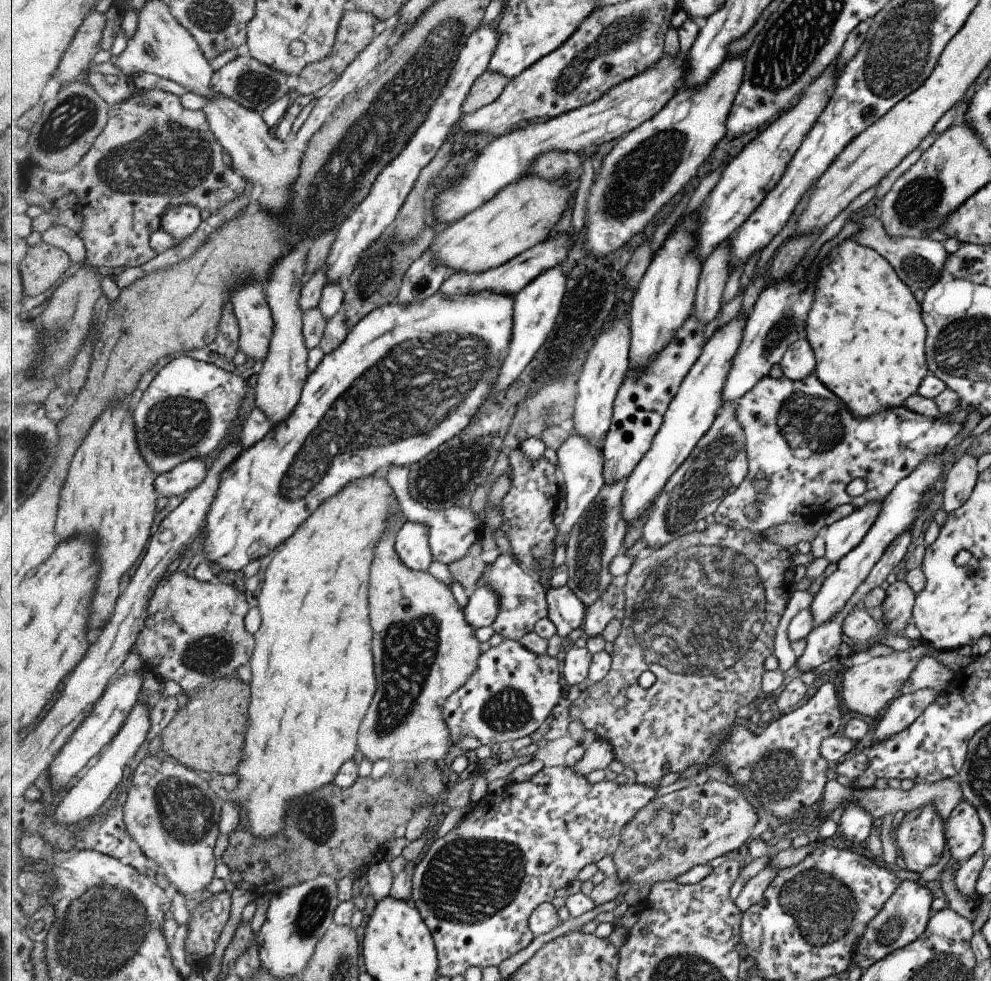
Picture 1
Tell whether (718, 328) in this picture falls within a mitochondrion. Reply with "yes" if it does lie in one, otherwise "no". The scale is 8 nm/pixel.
no

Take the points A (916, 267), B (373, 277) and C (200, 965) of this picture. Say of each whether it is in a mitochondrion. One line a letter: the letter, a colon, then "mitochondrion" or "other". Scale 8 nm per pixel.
A: mitochondrion
B: mitochondrion
C: other

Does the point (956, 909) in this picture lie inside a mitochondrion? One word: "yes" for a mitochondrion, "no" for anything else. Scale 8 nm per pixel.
no

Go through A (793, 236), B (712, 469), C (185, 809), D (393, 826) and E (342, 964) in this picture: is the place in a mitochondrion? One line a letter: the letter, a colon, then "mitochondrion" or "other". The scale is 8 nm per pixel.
A: other
B: mitochondrion
C: mitochondrion
D: other
E: mitochondrion

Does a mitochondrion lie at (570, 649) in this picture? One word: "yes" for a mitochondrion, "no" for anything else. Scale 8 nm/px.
no

